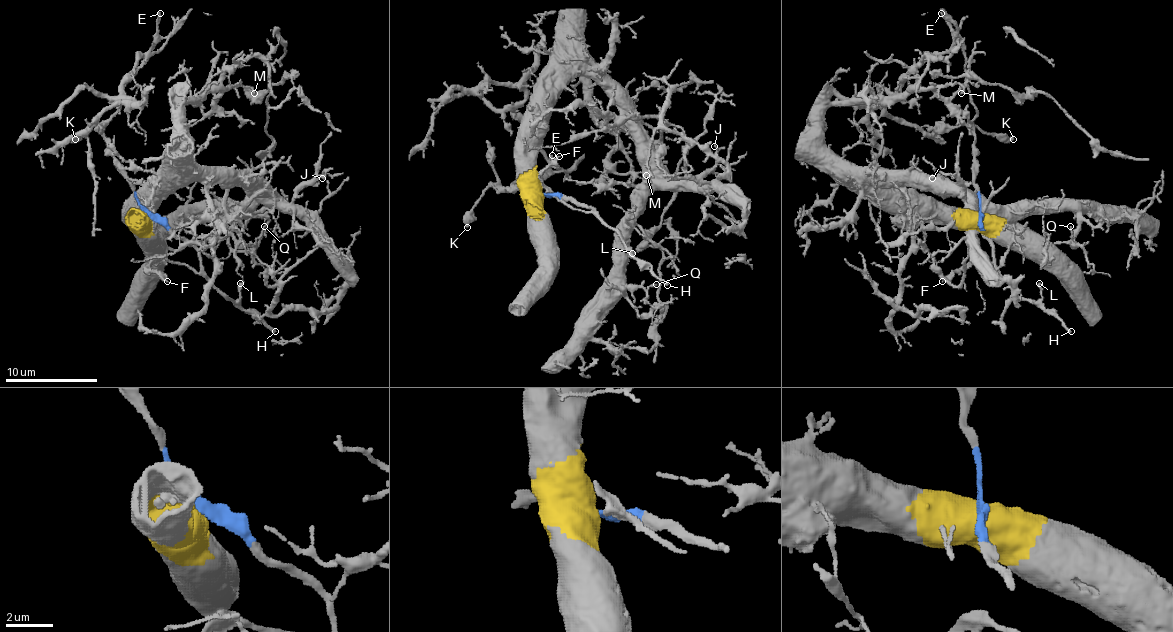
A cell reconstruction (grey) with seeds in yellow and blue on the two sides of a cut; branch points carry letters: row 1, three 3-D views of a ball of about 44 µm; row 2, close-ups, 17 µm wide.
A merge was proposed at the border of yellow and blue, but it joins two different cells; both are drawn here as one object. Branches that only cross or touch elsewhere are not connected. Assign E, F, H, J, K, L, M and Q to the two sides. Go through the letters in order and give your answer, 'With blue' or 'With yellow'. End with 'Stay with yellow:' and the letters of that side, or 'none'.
E: With blue
F: With blue
H: With blue
J: With yellow
K: With blue
L: With blue
M: With yellow
Q: With yellow
Stay with yellow: J, M, Q

